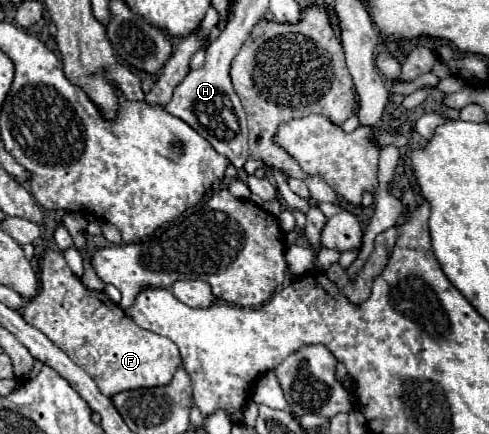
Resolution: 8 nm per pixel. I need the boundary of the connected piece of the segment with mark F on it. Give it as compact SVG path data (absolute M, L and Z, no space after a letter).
M46 252L42 262L42 286L40 292L30 298L30 302L22 310L24 320L44 332L52 344L56 344L60 350L64 350L72 362L76 362L80 368L84 368L98 384L100 392L104 396L114 396L124 390L134 388L150 388L150 386L164 386L172 380L172 364L182 364L178 346L154 332L148 332L136 324L128 316L124 316L122 308L114 304L104 292L92 292L88 290L68 268L62 252Z

